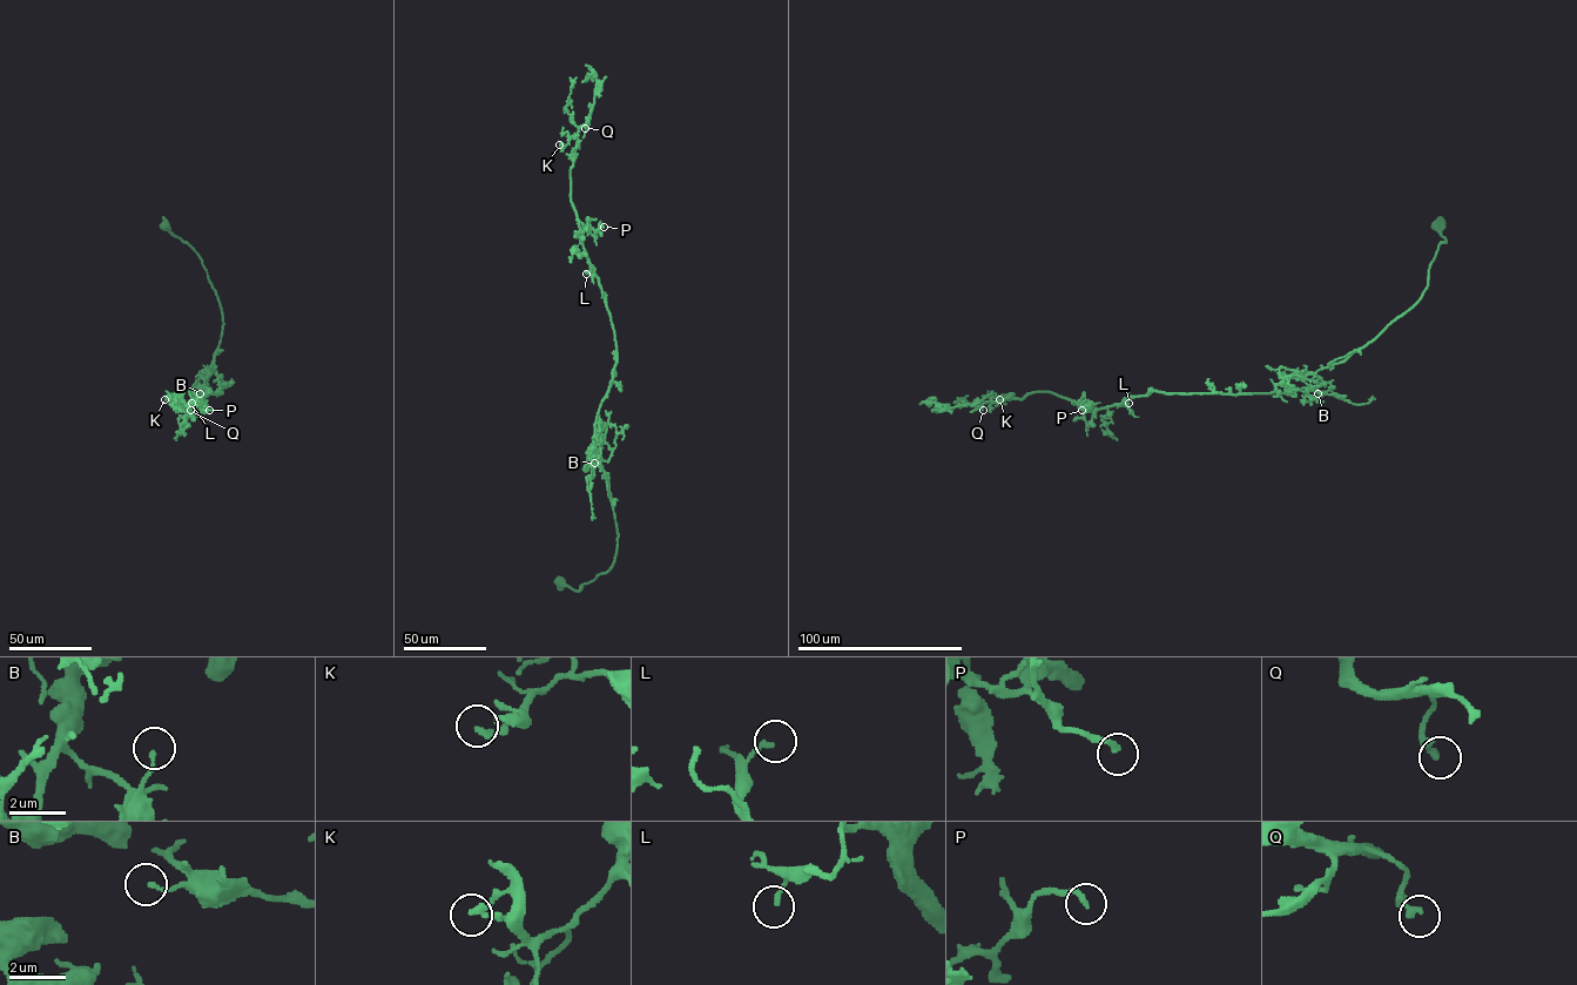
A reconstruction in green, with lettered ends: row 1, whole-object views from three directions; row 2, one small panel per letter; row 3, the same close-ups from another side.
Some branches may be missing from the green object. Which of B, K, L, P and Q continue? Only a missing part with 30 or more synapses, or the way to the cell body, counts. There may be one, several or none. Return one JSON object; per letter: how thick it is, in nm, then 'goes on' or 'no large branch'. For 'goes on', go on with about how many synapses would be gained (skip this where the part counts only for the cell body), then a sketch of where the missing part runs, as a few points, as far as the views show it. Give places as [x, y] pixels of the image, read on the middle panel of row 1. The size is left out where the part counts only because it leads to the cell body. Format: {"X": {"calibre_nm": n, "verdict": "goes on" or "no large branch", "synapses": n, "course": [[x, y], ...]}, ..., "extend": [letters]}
{"B": {"calibre_nm": 130, "verdict": "no large branch"}, "K": {"calibre_nm": 200, "verdict": "no large branch"}, "L": {"calibre_nm": 150, "verdict": "no large branch"}, "P": {"calibre_nm": 200, "verdict": "goes on", "synapses": 35}, "Q": {"calibre_nm": 200, "verdict": "no large branch"}, "extend": ["P"]}

